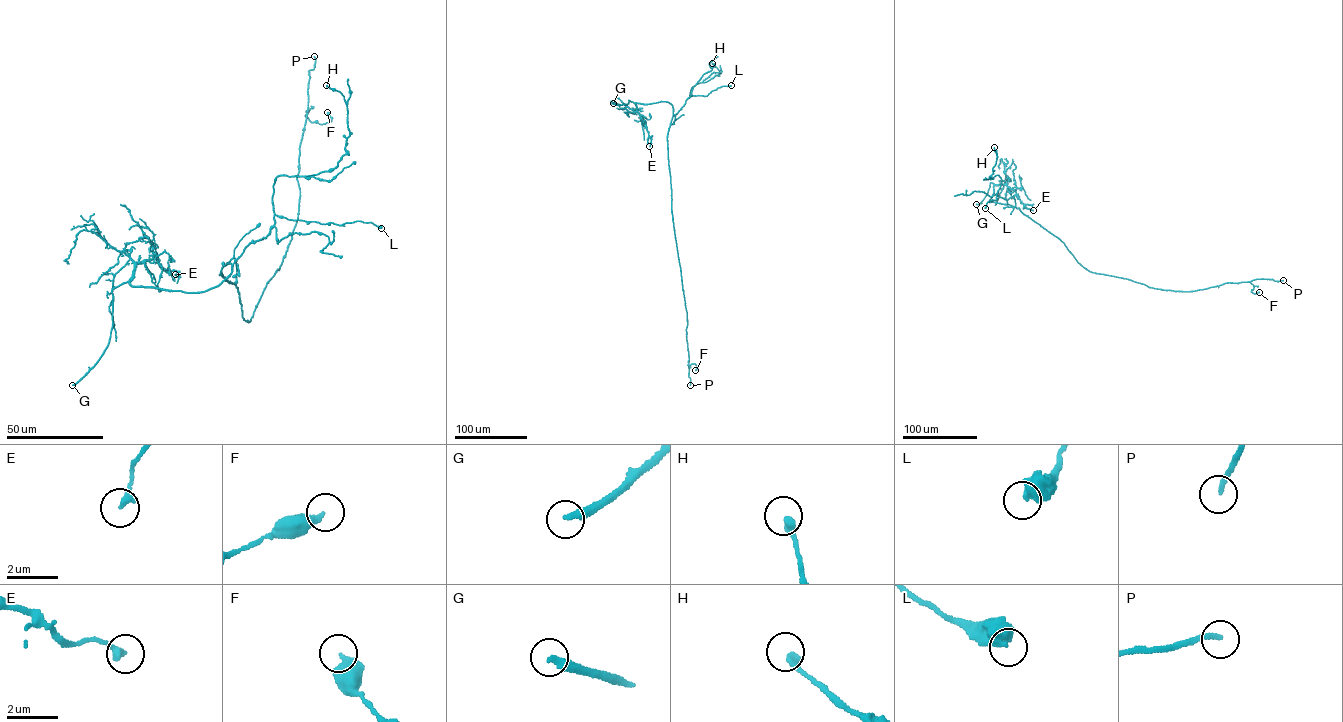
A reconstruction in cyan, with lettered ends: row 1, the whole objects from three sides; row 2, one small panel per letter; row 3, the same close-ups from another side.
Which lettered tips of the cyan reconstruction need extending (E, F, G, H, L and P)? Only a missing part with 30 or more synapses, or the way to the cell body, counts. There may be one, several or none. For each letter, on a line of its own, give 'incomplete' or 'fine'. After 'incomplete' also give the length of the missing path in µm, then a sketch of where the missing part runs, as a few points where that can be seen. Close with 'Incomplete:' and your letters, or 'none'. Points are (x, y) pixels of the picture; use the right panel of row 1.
E: fine
F: fine
G: incomplete | 60 µm | (976, 204), (966, 169)
H: fine
L: fine
P: incomplete | 140 µm
Incomplete: G, P

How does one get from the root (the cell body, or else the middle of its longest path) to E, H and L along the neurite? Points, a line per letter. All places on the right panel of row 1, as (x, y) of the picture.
E: (1076, 260), (1059, 238), (1019, 208), (990, 201), (993, 186), (1006, 184), (1015, 190), (1025, 207), (1033, 210)
H: (1076, 260), (1059, 238), (997, 195), (1001, 178), (998, 175), (989, 178), (997, 158), (994, 147)
L: (1076, 260), (1059, 238), (997, 195), (999, 189), (996, 199), (988, 201), (985, 208)

